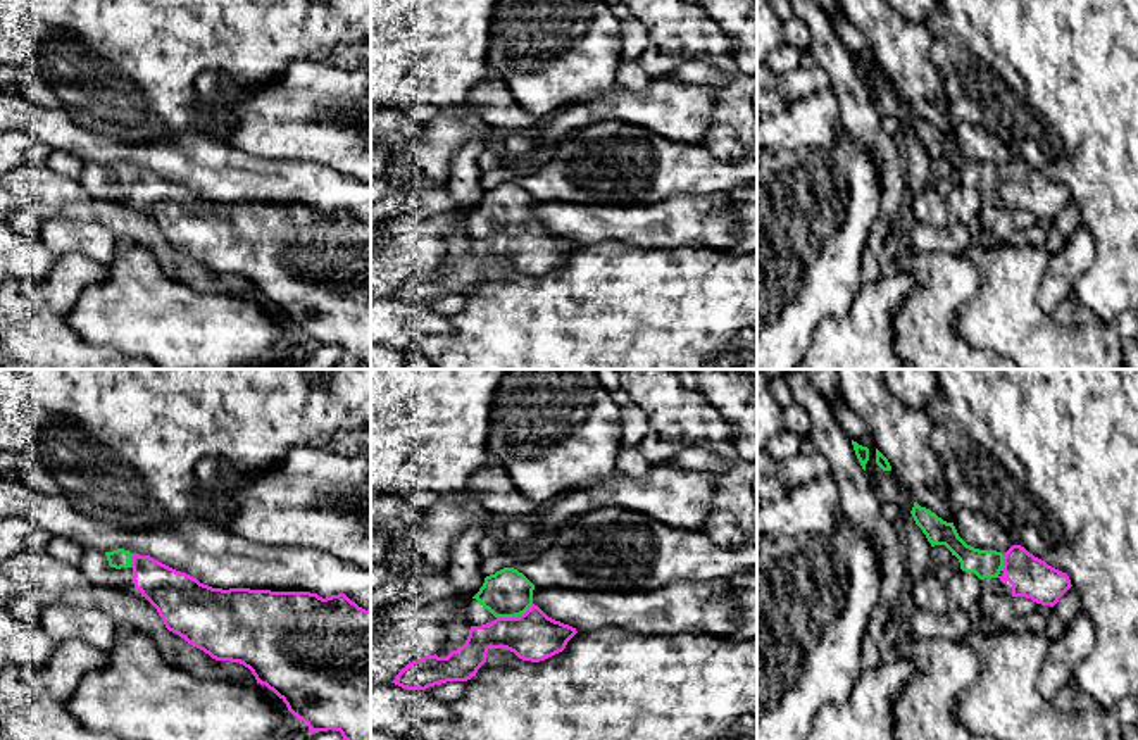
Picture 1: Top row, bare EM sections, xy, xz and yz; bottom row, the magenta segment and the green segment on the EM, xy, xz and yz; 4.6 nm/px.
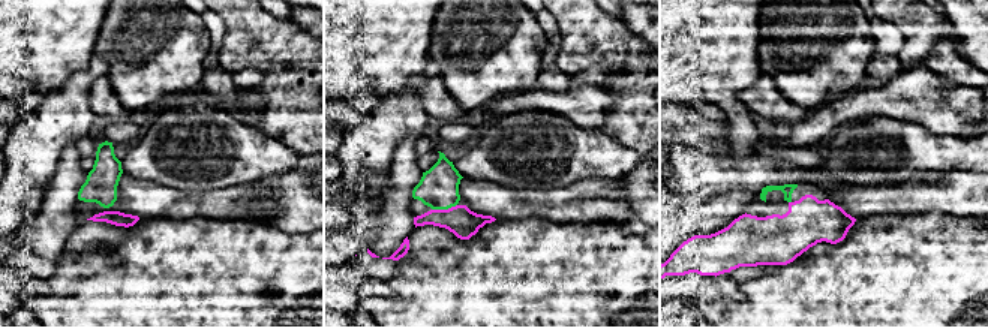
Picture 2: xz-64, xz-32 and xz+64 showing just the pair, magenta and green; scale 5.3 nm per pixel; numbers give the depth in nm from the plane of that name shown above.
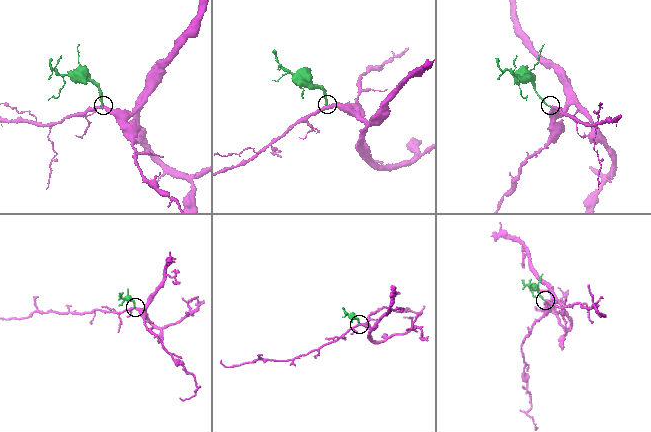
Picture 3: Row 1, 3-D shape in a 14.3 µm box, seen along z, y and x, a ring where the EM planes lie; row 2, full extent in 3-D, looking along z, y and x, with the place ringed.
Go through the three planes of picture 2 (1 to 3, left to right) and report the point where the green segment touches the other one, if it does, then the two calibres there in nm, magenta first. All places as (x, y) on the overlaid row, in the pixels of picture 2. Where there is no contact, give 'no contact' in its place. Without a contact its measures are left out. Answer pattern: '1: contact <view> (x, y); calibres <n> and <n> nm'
1: no contact
2: contact xz-32 (444, 210); calibres 160 and 220 nm
3: no contact

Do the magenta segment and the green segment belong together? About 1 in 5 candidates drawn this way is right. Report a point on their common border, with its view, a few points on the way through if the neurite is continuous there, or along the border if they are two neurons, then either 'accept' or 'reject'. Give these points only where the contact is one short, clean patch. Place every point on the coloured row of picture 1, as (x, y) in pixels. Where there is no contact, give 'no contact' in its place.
meets magenta in xz at (514, 618); runs through xz (535, 637), (514, 618), (507, 594); accept

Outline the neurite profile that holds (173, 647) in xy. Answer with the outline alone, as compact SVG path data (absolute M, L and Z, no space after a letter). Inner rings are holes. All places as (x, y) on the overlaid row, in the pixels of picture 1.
M169 630L162 640L157 640L157 645L167 662L197 678L222 678L243 683L257 683L252 671L243 664L231 661L216 661Z

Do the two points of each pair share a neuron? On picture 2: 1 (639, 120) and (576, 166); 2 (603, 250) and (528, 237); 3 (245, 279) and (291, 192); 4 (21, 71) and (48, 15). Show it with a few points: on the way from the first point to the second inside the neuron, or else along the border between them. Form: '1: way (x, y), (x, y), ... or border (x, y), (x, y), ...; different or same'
1: border (598, 129), (643, 153); different
2: way (585, 250), (546, 250); same
3: border (257, 220), (287, 232), (308, 234); different
4: way (21, 57), (21, 42), (35, 29); same

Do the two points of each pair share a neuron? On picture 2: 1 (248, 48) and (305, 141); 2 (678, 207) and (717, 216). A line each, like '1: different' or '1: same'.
1: same
2: same

